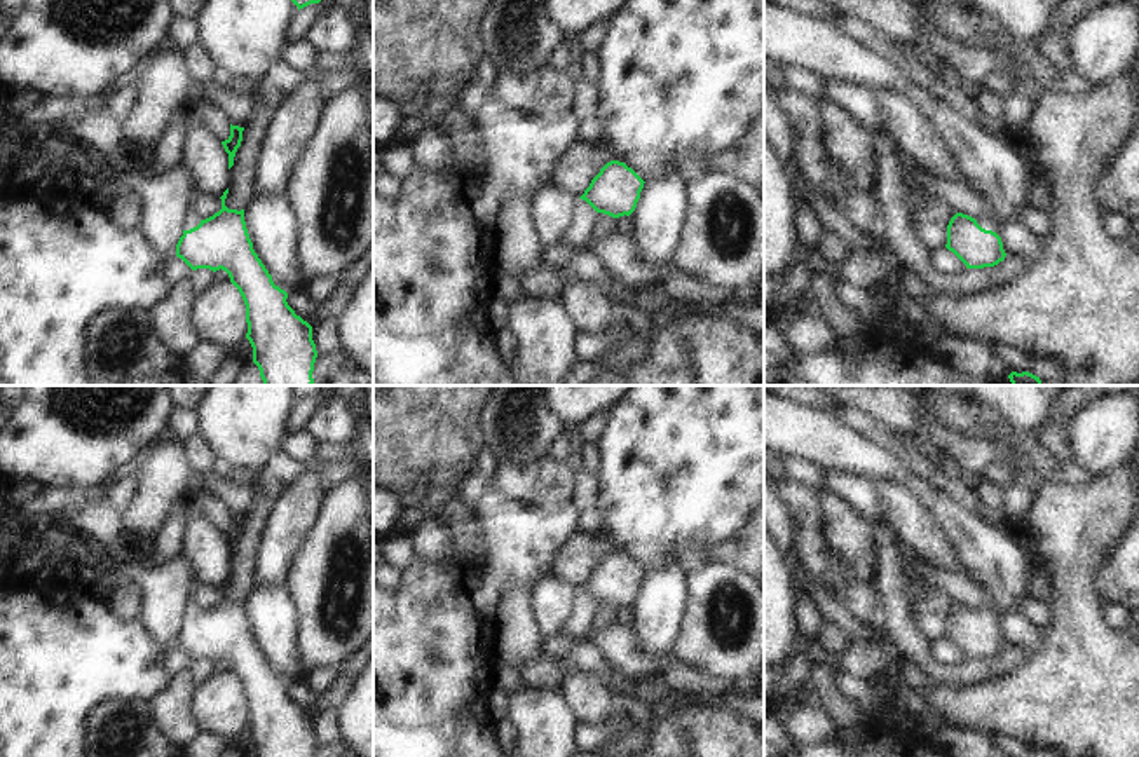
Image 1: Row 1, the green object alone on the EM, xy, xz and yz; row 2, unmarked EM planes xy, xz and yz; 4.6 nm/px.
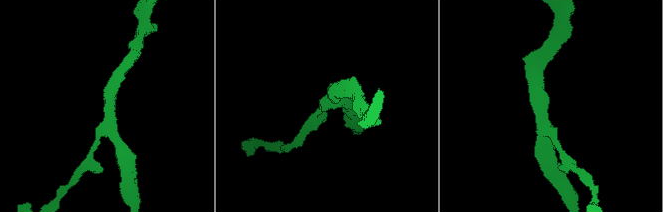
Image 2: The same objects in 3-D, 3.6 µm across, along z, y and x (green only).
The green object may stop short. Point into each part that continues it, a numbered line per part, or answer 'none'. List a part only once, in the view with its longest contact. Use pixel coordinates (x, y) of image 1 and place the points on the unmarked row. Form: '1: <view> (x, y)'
1: yz (991, 611)

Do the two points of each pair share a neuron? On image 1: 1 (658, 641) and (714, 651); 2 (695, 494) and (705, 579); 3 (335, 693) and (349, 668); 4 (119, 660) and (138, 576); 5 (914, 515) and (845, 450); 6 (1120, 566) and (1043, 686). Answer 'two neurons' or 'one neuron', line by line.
1: two neurons
2: two neurons
3: one neuron
4: two neurons
5: two neurons
6: two neurons

